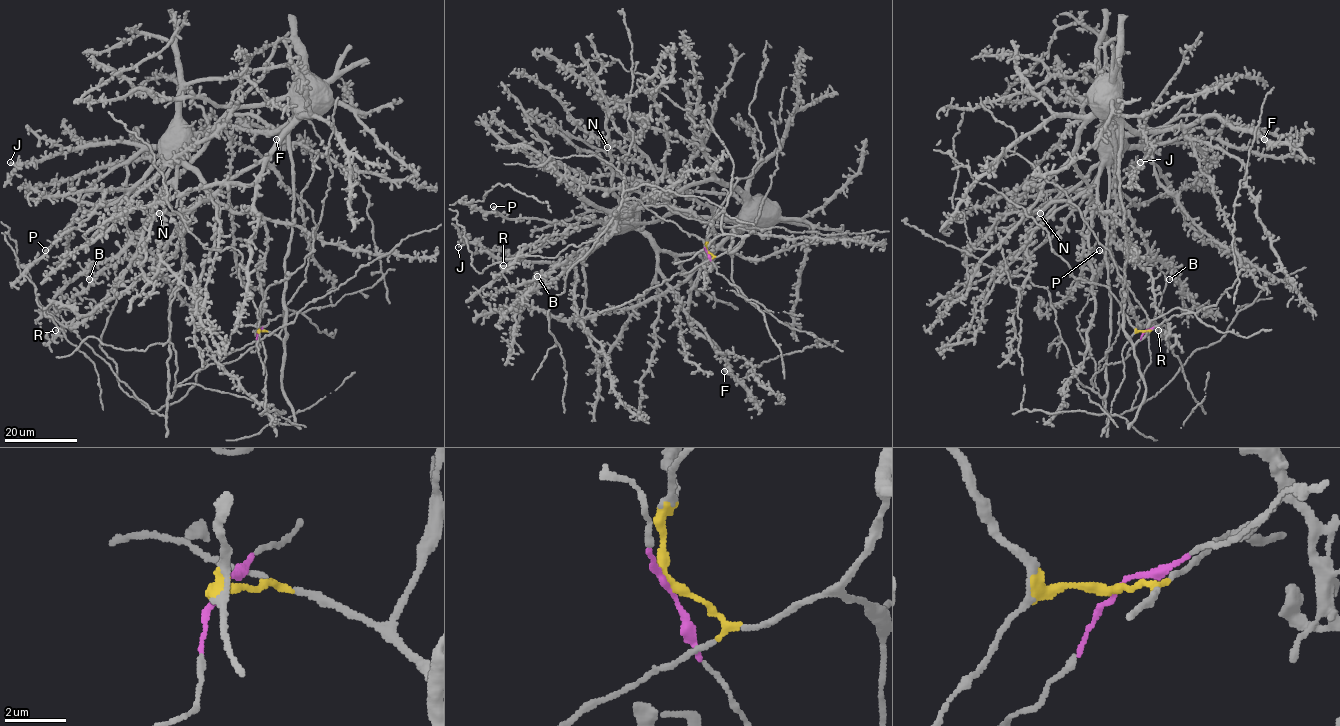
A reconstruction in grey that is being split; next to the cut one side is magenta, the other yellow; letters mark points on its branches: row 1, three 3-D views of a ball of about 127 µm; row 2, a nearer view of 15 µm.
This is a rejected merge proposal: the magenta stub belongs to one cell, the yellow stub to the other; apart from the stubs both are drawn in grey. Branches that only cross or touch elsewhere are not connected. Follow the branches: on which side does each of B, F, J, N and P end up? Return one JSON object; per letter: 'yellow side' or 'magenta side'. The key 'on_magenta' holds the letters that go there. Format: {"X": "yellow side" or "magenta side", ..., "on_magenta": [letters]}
{"B": "yellow side", "F": "yellow side", "J": "magenta side", "N": "magenta side", "P": "magenta side", "on_magenta": ["J", "N", "P"]}

